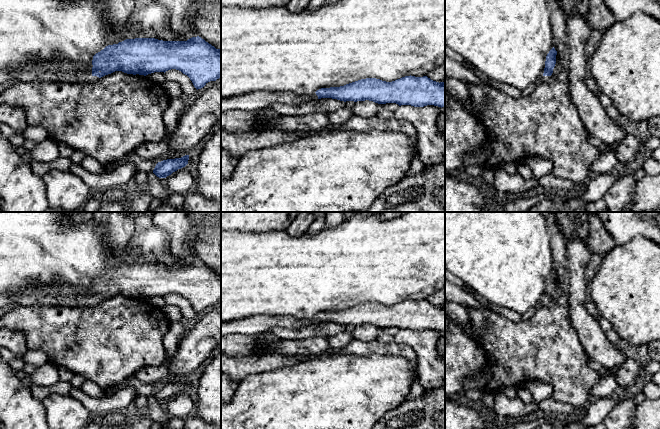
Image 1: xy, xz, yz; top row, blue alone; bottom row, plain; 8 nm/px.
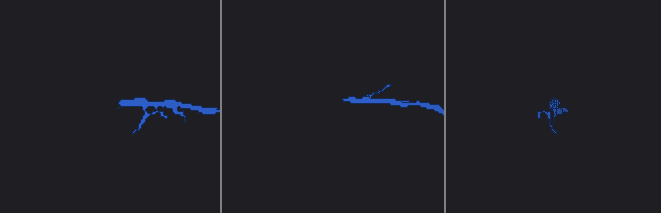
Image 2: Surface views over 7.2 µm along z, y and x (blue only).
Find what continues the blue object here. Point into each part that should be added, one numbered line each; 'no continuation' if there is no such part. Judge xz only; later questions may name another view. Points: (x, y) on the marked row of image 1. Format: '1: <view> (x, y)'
1: xz (254, 101)

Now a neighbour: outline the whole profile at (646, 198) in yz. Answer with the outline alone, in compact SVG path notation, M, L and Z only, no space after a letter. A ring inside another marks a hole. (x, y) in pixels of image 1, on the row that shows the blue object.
M660 173L656 176L646 174L636 182L629 212L660 212Z

